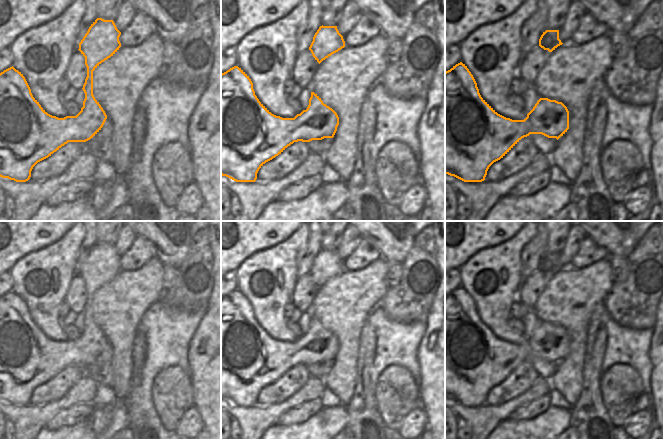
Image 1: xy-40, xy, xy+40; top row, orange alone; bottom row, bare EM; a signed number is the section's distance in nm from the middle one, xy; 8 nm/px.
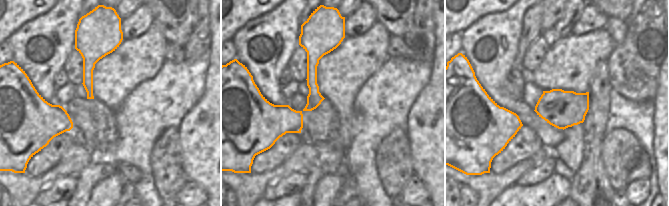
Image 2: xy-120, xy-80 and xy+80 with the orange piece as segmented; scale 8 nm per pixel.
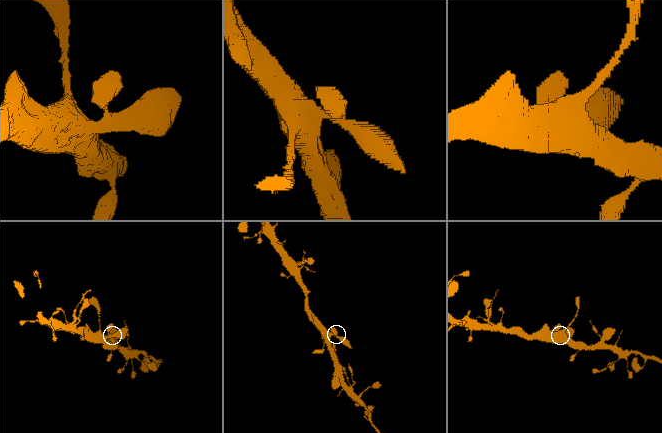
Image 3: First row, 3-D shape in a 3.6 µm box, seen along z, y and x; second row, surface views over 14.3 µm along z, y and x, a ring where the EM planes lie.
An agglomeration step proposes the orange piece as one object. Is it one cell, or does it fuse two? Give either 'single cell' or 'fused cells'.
single cell

